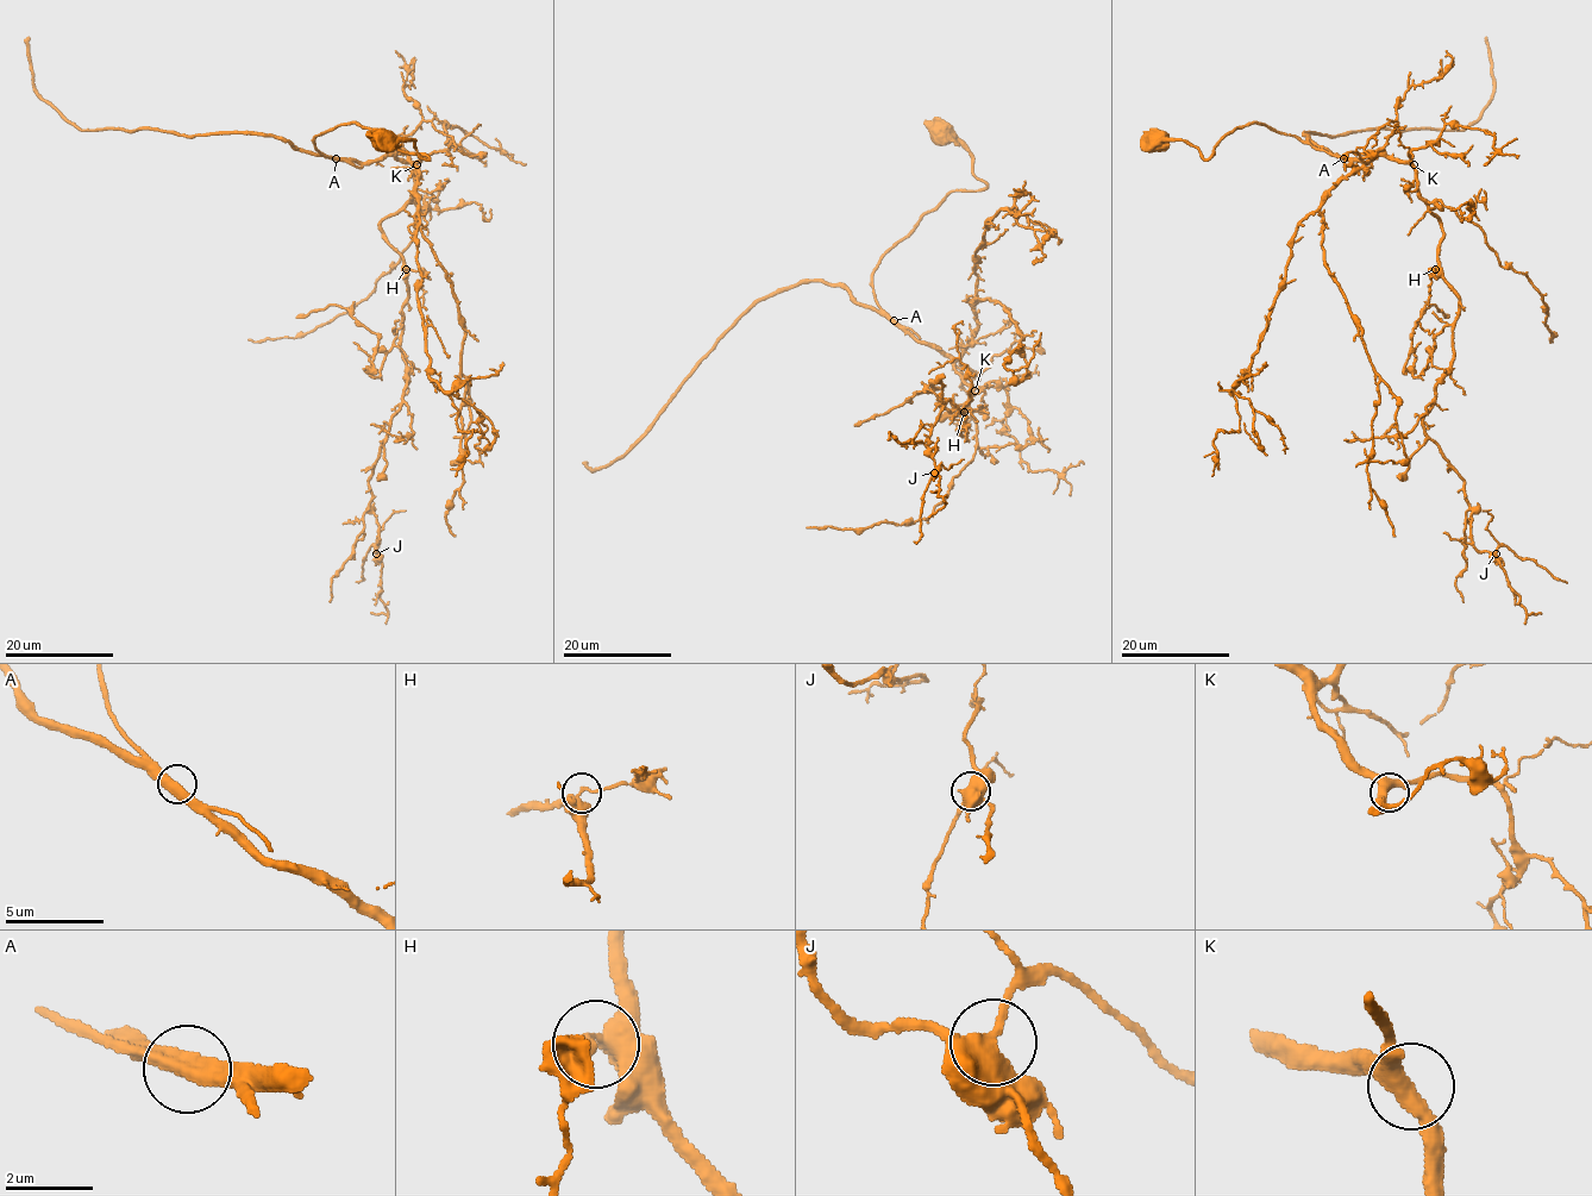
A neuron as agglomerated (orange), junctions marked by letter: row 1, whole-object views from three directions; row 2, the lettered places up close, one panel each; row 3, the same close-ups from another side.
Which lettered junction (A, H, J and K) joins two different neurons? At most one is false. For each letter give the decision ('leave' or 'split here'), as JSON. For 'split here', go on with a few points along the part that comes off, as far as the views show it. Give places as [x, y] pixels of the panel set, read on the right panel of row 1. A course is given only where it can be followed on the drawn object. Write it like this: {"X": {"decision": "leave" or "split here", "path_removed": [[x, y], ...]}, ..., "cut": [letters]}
{"A": {"decision": "leave"}, "H": {"decision": "leave"}, "J": {"decision": "leave"}, "K": {"decision": "leave"}, "cut": []}

